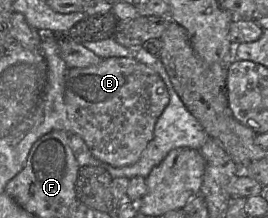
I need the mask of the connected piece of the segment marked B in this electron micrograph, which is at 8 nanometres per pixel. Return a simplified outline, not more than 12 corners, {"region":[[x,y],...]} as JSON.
{"region":[[135,58],[65,74],[69,134],[139,160],[169,101]]}

